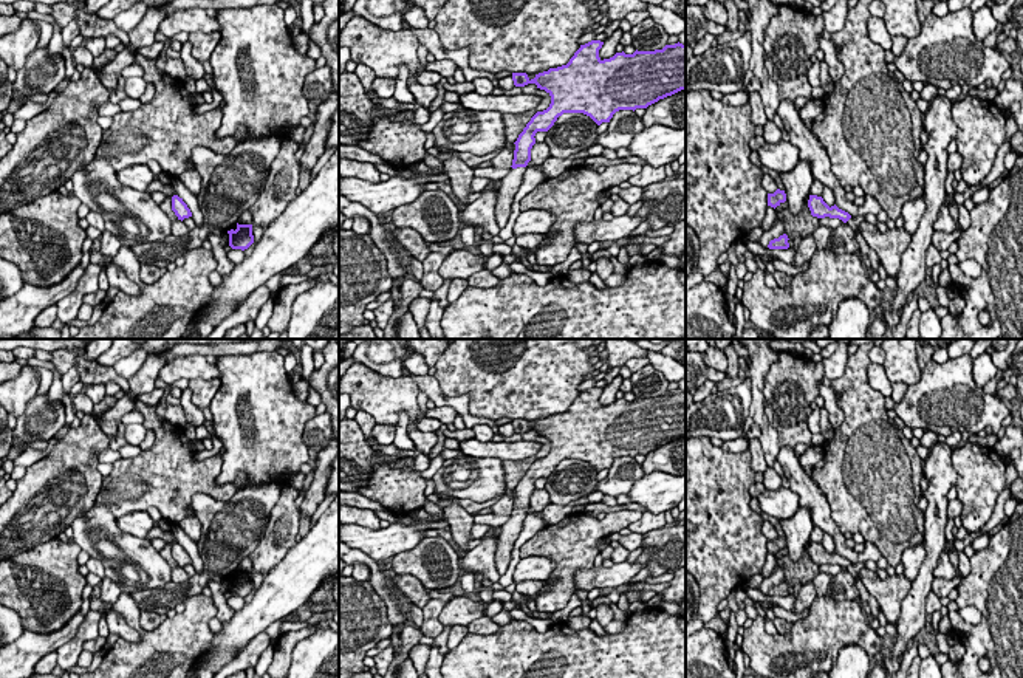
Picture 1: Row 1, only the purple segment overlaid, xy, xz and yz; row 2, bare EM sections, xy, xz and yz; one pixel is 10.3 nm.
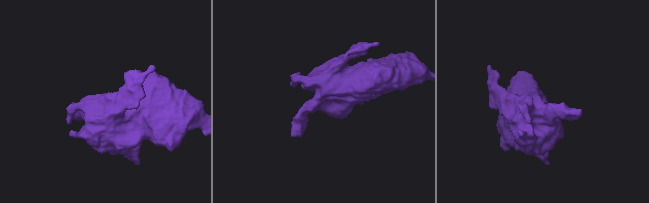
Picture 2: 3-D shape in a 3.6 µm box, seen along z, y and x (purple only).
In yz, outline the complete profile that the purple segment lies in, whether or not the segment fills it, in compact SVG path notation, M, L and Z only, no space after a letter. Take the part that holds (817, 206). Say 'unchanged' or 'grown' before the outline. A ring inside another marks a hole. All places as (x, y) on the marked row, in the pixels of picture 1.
unchanged; M809 195L808 207L811 211L811 215L817 218L825 218L825 217L839 218L843 223L847 223L851 218L848 212L839 209L836 204L830 207L823 201L823 198L817 195Z

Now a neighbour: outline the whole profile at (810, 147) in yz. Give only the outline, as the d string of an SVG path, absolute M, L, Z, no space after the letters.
M780 101L777 115L789 133L789 142L799 149L800 159L811 164L811 173L814 180L819 180L823 186L833 190L836 206L839 209L848 212L851 218L865 214L879 214L882 211L878 200L868 195L865 195L865 201L860 207L847 200L845 189L839 184L837 178L831 172L831 163L826 149L820 139L805 127L795 105L791 101Z

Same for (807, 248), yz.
M813 234L802 238L802 241L794 254L795 268L809 262L816 251L817 251L817 248L816 248L816 240L814 240Z

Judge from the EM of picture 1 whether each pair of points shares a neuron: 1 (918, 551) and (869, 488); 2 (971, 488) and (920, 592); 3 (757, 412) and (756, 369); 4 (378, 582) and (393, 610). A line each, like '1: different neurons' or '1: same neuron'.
1: different neurons
2: different neurons
3: same neuron
4: same neuron

